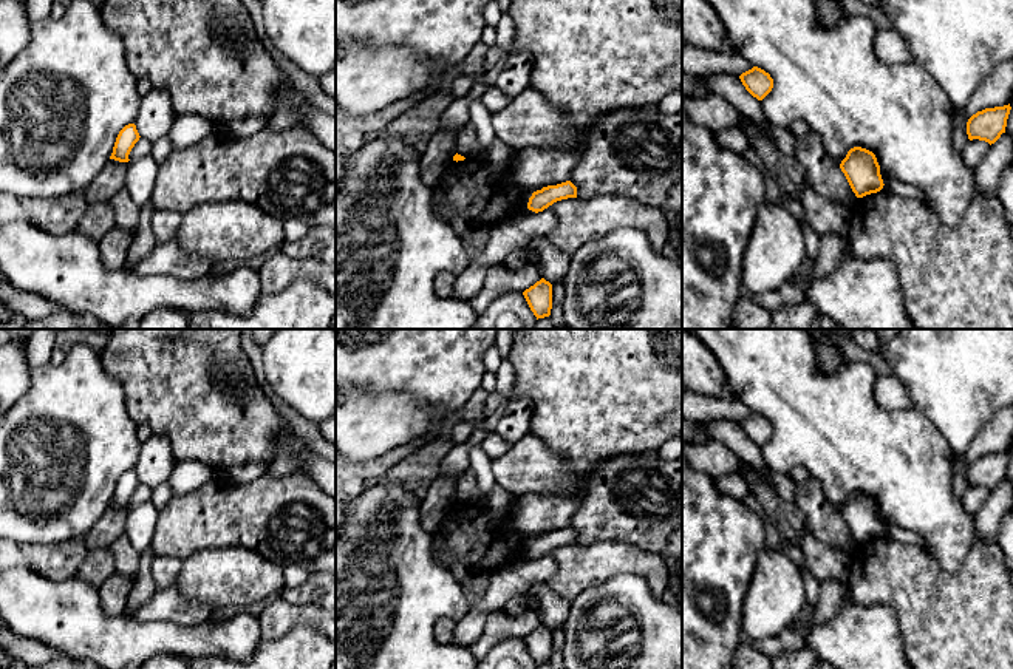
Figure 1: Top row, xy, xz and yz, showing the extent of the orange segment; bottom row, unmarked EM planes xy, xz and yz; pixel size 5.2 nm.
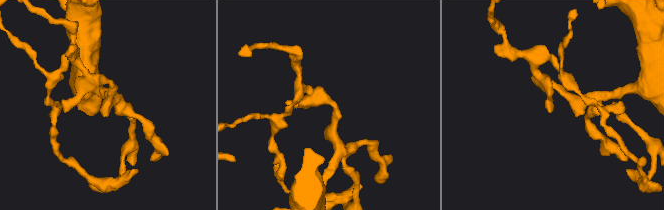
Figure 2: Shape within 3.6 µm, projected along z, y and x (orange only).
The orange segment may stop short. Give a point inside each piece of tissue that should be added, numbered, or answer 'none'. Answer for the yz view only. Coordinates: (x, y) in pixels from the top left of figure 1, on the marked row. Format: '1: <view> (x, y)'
none

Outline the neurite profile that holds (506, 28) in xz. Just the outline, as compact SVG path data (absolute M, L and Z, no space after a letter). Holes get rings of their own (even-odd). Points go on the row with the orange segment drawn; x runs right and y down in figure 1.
M503 12L496 26L496 46L503 51L512 51L515 40L515 23L509 12Z

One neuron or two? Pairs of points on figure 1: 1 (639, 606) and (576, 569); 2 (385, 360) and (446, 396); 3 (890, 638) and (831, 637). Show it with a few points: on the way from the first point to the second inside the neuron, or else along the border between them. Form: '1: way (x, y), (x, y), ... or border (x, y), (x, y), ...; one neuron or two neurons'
1: border (637, 575), (616, 573), (590, 586), (571, 603); two neurons
2: way (401, 360), (410, 360), (430, 380); one neuron
3: way (876, 638), (845, 638); one neuron

